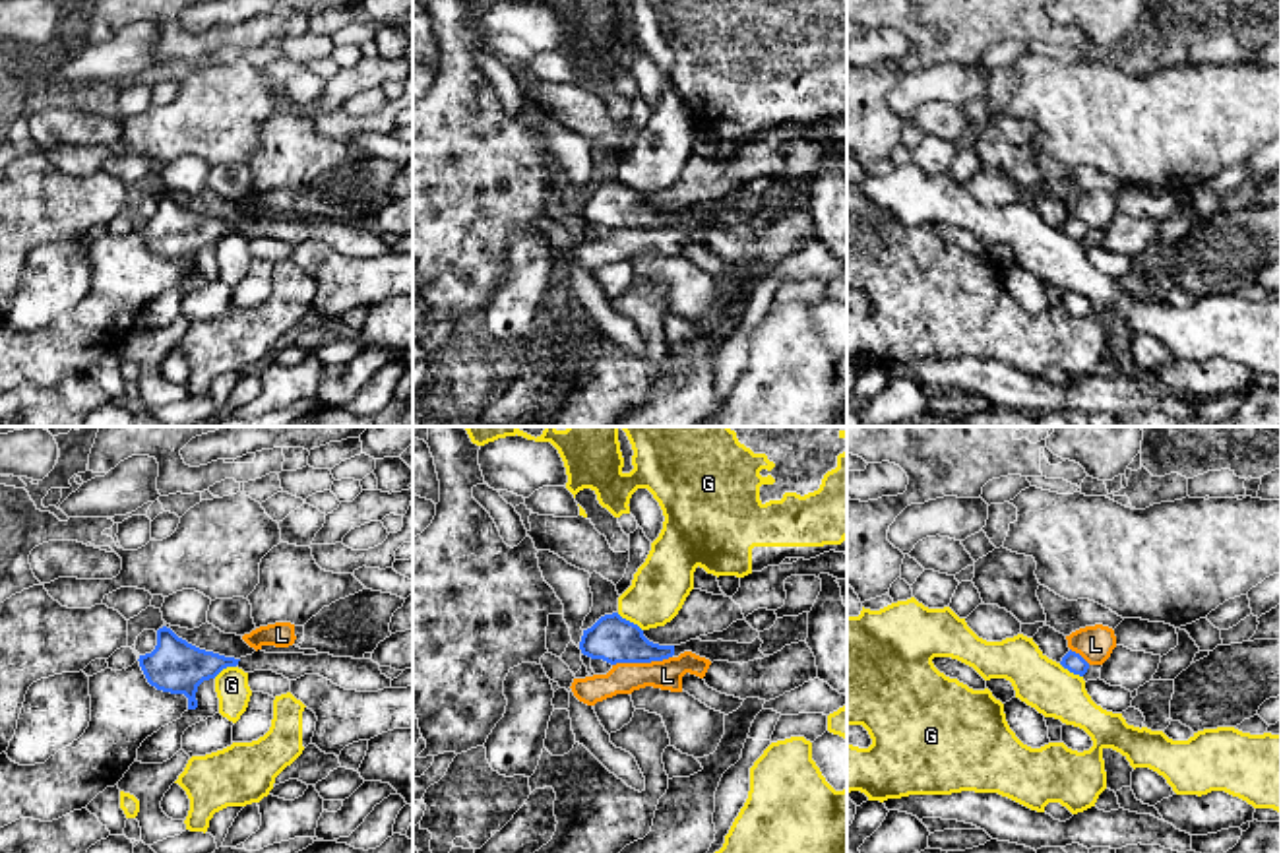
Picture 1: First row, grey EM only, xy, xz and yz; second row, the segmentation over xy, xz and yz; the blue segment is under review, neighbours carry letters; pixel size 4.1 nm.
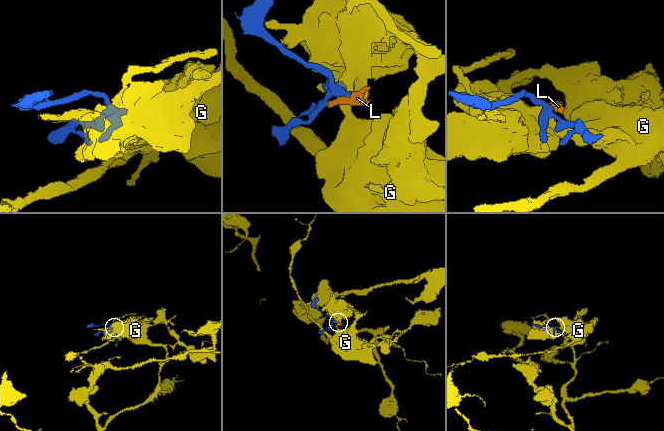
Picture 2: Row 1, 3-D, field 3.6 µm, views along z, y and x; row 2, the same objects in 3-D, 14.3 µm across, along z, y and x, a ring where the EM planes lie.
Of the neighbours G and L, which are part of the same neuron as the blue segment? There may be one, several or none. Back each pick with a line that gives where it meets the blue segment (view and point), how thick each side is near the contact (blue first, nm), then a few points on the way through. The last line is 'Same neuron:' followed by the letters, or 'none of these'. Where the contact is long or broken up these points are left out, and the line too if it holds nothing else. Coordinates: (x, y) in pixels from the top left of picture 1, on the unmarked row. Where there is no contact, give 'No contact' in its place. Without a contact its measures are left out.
Same neuron: none of these

